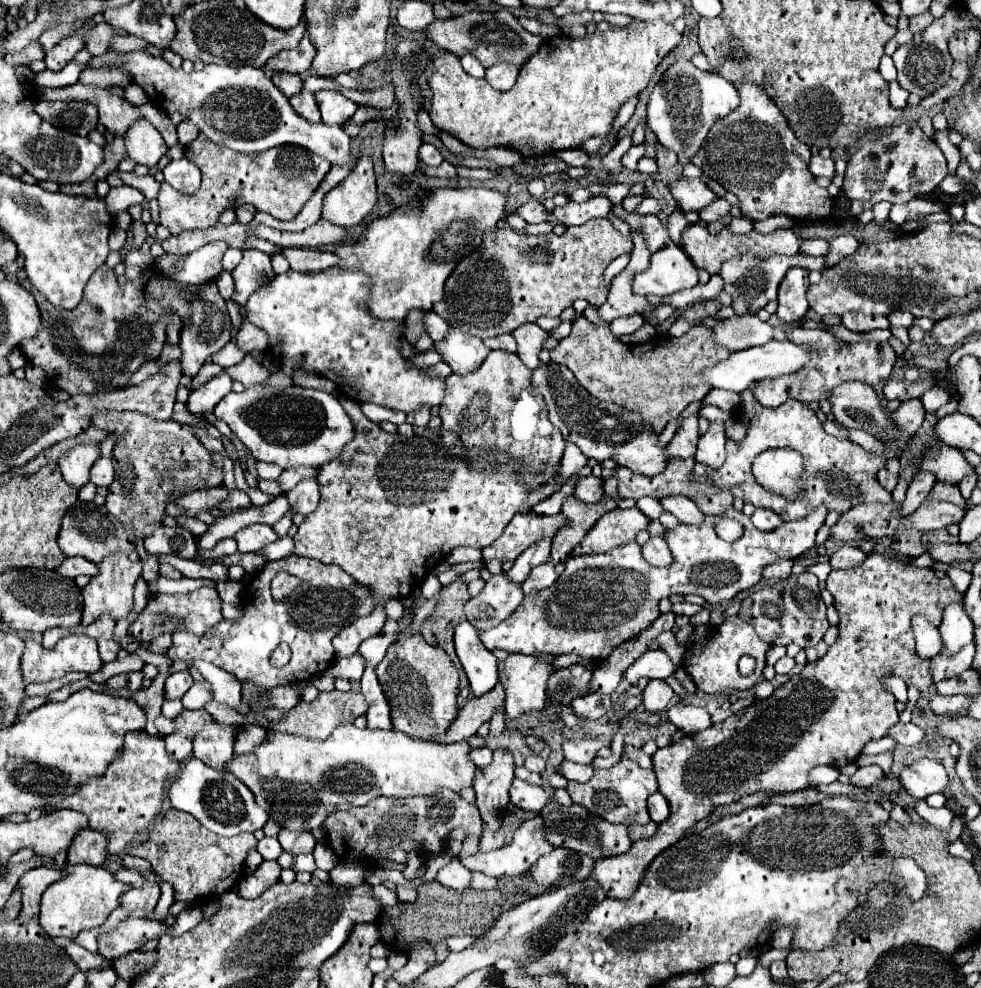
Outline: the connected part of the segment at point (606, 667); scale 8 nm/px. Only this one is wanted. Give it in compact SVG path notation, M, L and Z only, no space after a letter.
M667 613L667 615L659 615L657 621L641 631L637 637L633 637L631 641L625 641L623 645L619 645L619 649L615 649L605 661L599 663L599 667L595 669L593 677L591 677L591 685L589 685L589 691L591 693L605 693L605 695L611 695L623 673L649 649L649 643L655 641L655 637L663 631L669 631L671 627L675 625L675 615L673 613Z

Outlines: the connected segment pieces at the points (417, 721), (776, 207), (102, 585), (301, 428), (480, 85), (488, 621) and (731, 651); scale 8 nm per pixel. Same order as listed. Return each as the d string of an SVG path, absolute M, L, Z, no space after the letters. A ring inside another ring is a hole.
M413 635L389 645L387 655L377 665L377 677L391 707L393 731L403 731L413 739L433 739L435 735L445 733L447 727L457 717L457 685L459 685L457 667L441 647L429 645L421 635Z
M743 79L737 91L741 95L739 107L711 127L691 163L701 167L705 177L735 193L741 201L741 213L751 221L779 213L799 221L827 219L833 197L825 187L817 185L815 177L807 171L811 159L809 147L795 137L783 113L757 85Z
M125 553L117 555L117 557L107 557L107 561L99 563L99 575L95 575L85 587L83 587L83 621L81 625L89 625L93 623L97 617L101 617L103 613L107 613L113 621L125 619L129 615L129 611L133 609L133 585L137 581L137 577L142 573L142 562L131 562L127 559Z
M253 385L241 393L227 393L213 413L231 427L257 461L275 463L283 469L317 469L335 459L355 437L355 425L337 397L297 385L287 389Z
M653 21L647 23L639 31L627 31L623 27L613 27L607 33L587 35L583 39L571 37L551 37L545 39L541 49L521 67L519 79L509 91L495 91L485 79L471 77L463 71L459 57L453 53L439 53L435 57L435 71L429 79L429 87L433 91L433 105L431 105L431 121L441 129L459 137L471 149L489 149L489 147L507 147L517 151L523 157L541 157L551 151L573 149L583 143L587 137L605 137L617 111L621 105L637 97L651 81L661 59L681 43L681 33L675 31L671 23Z
M499 573L487 581L485 589L477 597L471 597L465 603L465 615L473 627L487 631L505 621L521 605L521 601L521 585L515 585L505 573Z
M729 617L725 623L715 627L715 635L711 633L705 641L695 643L687 649L683 667L693 677L695 685L705 693L723 693L727 689L749 689L761 677L761 671L765 667L767 649L769 649L769 645L763 639L759 639L759 635L755 633L755 629L751 629L751 625L747 625L745 621L739 621L739 617ZM741 655L751 655L757 661L755 669L749 677L739 675L737 661Z

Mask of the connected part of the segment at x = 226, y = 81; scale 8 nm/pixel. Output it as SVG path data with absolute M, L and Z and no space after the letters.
M131 51L121 55L119 69L137 83L149 97L149 101L167 115L179 111L183 119L191 121L209 141L233 151L261 153L279 145L301 145L311 153L327 159L335 165L351 163L349 135L337 125L309 125L299 117L287 97L273 85L273 81L251 65L205 65L201 71L185 73L173 69L163 57L149 51Z

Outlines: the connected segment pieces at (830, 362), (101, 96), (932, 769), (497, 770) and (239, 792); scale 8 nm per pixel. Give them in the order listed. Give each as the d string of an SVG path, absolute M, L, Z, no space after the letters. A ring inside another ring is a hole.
M793 327L793 331L787 331L785 335L793 343L807 343L819 349L819 353L815 353L813 359L799 373L783 375L777 379L763 379L755 389L755 397L765 407L779 407L783 401L791 397L803 402L827 401L831 391L845 381L863 381L867 385L877 385L889 379L893 363L897 359L889 343L863 341L853 345L841 345L839 339L835 339L831 333L823 329L805 329L805 327ZM883 363L885 363L885 379L883 379Z
M81 83L57 87L57 89L43 89L37 87L39 95L47 101L87 101L99 109L99 123L107 127L113 135L125 135L127 129L141 119L141 113L135 105L125 101L123 97L111 95L109 89L101 87L87 87Z
M919 759L907 765L899 775L905 791L913 799L925 799L933 793L945 793L949 789L949 775L945 767L933 759Z
M495 751L491 769L479 769L479 777L475 777L475 793L477 793L477 809L485 827L497 831L501 827L501 813L509 805L509 787L513 781L513 757L507 751Z
M189 759L181 767L181 775L169 787L169 799L175 809L191 813L203 827L221 837L233 837L243 831L253 833L261 829L269 819L267 811L255 805L253 793L239 779L235 779L231 773L221 773L207 767L199 759Z

